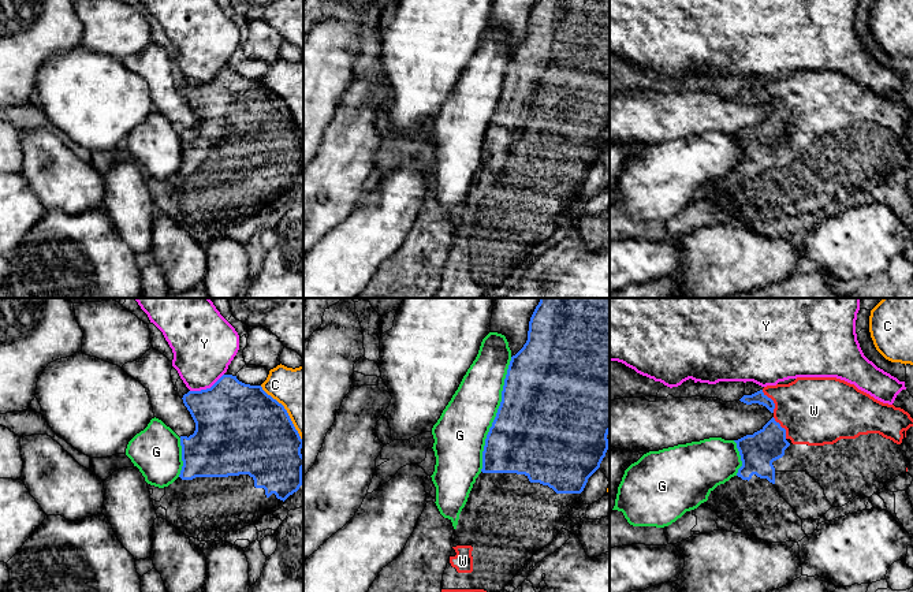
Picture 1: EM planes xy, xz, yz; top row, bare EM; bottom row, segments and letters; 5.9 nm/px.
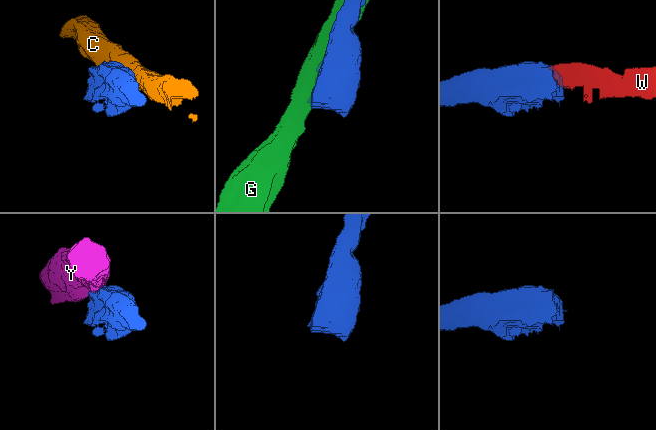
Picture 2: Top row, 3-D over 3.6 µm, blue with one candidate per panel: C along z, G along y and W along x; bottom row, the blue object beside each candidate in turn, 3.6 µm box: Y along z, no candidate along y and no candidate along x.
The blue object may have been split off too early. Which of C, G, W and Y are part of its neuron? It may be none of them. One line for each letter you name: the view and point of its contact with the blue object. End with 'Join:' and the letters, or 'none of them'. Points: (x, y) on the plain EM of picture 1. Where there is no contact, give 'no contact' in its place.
W: contact yz (772, 95)
Join: W

